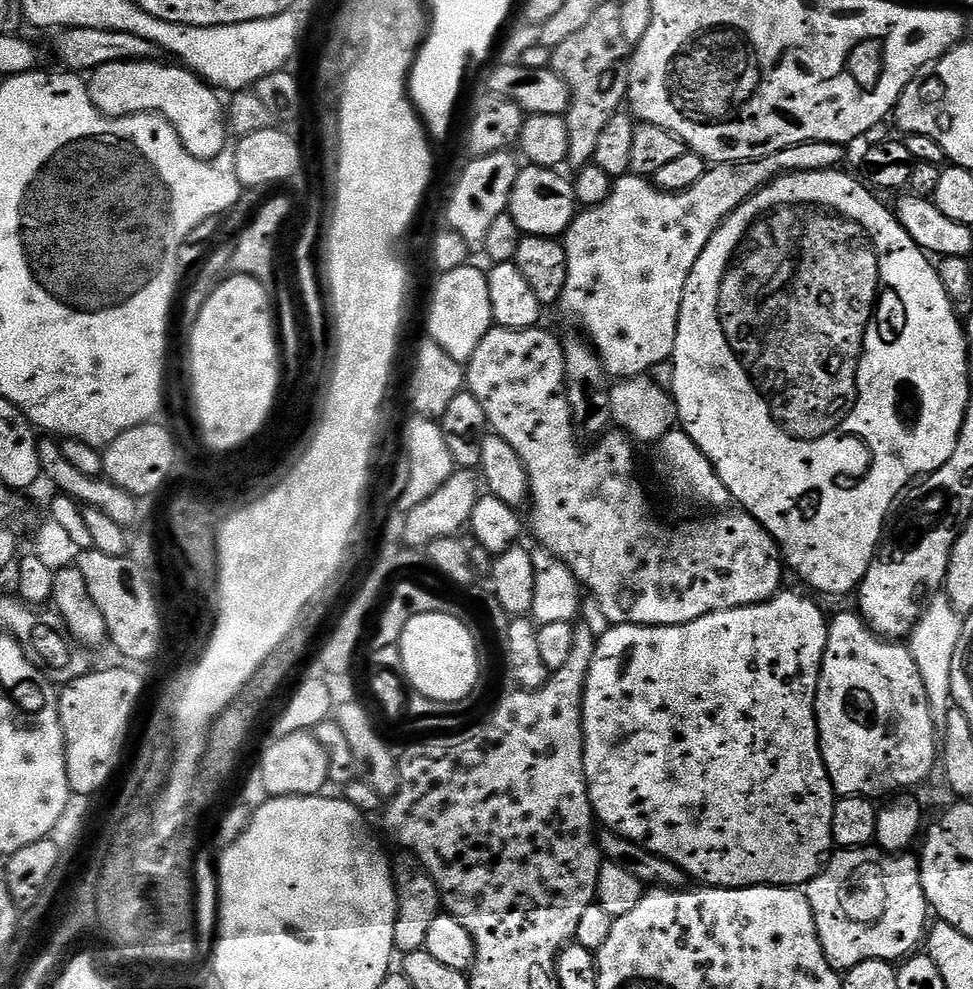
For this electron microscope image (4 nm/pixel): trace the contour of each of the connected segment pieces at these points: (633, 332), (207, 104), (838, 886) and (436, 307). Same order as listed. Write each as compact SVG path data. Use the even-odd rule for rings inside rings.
M811 140L764 156L761 160L709 167L704 176L694 182L694 186L671 194L661 192L645 177L629 174L613 183L610 194L602 203L584 208L562 237L566 250L566 286L562 305L566 311L573 312L588 331L587 339L599 356L605 373L609 377L616 376L612 378L631 378L651 373L651 368L663 360L665 363L672 355L680 302L690 270L722 221L777 176L786 176L789 172L839 169L843 165L840 163L844 160L844 152L846 148L843 144Z
M123 60L118 64L107 64L102 68L96 69L91 73L87 81L88 93L94 102L98 111L103 112L106 116L117 118L120 116L142 116L145 114L155 114L164 117L171 122L182 146L199 160L213 160L218 158L218 154L226 151L228 138L230 139L229 125L226 123L226 108L215 91L208 86L197 75L193 75L183 66L171 68L168 64L160 64L150 60Z
M876 846L845 848L835 854L837 856L827 857L823 867L806 885L808 905L826 962L830 962L834 969L847 970L867 960L896 962L907 957L915 949L912 947L925 939L930 917L917 857L911 854L889 854Z
M463 266L441 272L436 276L436 285L432 288L432 297L428 300L427 339L433 340L454 362L467 366L478 342L494 327L492 307L488 290L488 277L471 266Z

